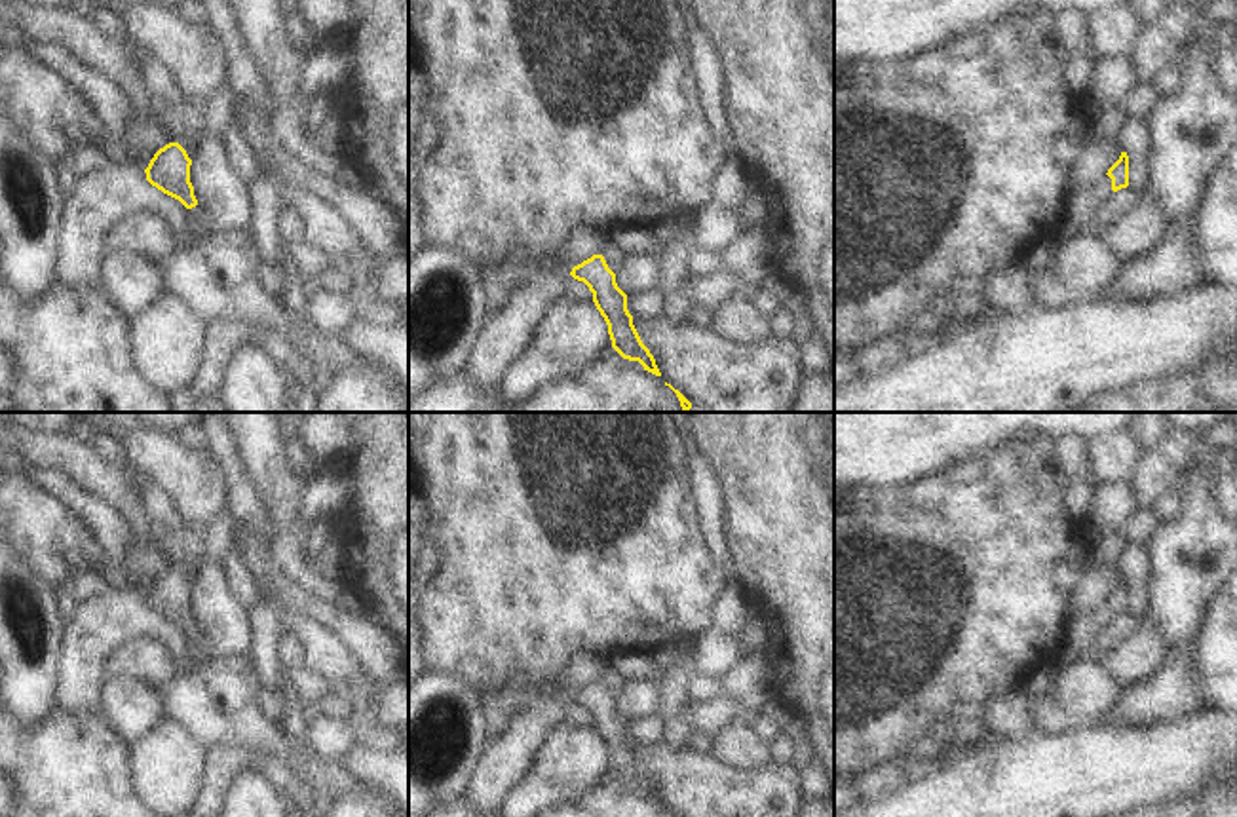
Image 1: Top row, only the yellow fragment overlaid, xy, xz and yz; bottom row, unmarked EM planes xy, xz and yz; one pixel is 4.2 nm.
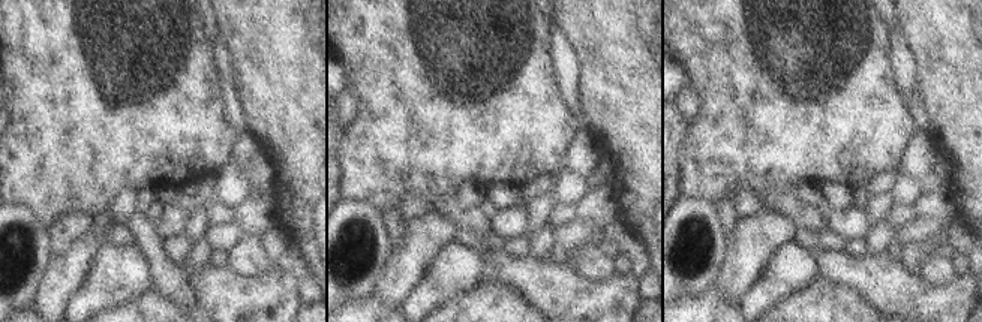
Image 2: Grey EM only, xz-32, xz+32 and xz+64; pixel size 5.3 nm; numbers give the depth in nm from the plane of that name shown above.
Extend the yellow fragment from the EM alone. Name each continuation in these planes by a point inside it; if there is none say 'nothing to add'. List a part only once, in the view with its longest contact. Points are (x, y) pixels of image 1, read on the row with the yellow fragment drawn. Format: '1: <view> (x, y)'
1: yz (1082, 204)

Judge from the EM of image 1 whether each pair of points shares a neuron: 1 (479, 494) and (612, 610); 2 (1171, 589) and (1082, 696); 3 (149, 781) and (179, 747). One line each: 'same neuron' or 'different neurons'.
1: same neuron
2: different neurons
3: same neuron

